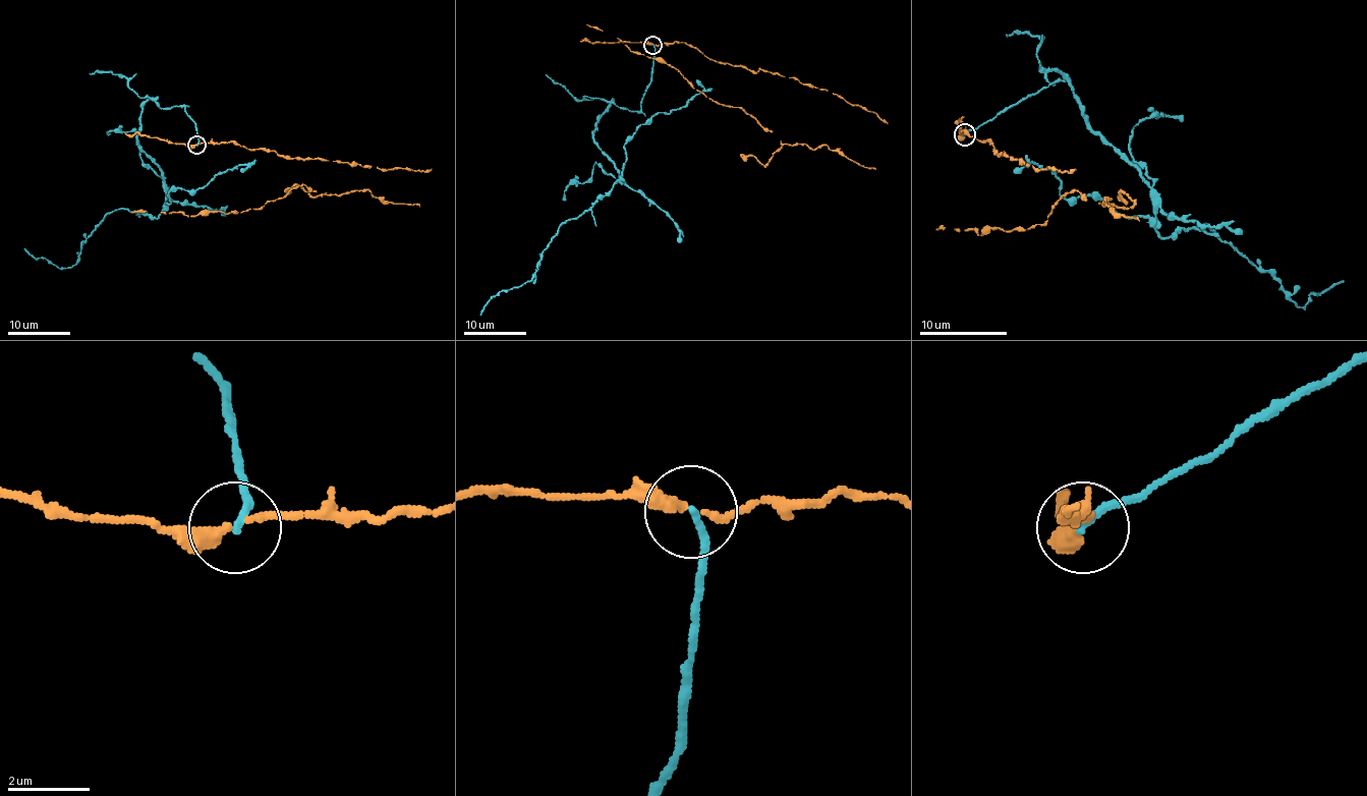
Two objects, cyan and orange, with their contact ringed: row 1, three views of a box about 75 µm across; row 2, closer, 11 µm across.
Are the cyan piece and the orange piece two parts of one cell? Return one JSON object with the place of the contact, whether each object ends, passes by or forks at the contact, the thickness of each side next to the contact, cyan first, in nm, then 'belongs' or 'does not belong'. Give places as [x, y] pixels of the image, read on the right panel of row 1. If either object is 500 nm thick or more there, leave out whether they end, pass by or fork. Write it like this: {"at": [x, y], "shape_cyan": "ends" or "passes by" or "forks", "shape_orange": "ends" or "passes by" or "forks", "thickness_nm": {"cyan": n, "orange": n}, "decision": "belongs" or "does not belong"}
{"at": [964, 134], "shape_cyan": "ends", "shape_orange": "passes by", "thickness_nm": {"cyan": 170, "orange": 280}, "decision": "does not belong"}

